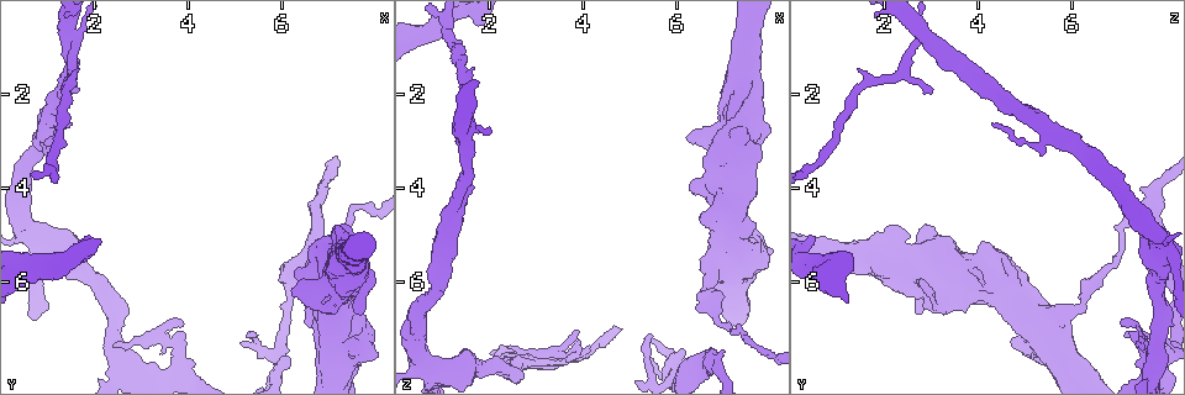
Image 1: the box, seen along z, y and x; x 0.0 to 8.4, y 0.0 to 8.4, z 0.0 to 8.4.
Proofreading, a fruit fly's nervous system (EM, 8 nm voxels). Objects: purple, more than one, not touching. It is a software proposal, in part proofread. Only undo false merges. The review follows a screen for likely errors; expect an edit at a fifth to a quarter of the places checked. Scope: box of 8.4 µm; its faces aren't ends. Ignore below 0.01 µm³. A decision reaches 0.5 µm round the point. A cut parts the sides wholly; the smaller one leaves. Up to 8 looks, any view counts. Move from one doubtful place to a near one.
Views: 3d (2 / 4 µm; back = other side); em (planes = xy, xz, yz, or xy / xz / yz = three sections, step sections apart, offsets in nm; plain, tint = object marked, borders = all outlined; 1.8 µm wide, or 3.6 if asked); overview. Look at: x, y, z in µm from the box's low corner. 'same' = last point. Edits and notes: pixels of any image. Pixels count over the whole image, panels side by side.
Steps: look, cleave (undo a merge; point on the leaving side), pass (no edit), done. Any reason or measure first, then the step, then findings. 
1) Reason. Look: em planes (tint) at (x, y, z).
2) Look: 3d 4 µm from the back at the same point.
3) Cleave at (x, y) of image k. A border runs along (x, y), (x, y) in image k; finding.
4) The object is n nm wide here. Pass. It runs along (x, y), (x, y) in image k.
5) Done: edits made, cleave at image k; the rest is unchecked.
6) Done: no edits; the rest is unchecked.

Abrupt turn. Look: em xy step 8 (tint) at (1.55, 0.80, 2.85).

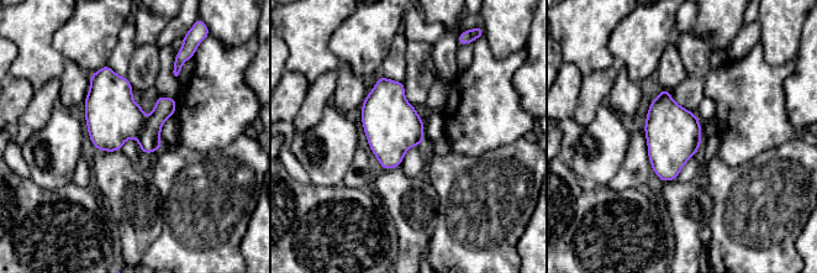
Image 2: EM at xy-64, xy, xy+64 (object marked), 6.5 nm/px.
Cut it another way. Look: em planes (tint) at the same point.

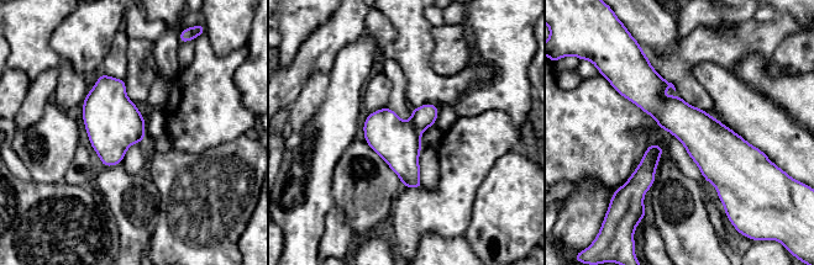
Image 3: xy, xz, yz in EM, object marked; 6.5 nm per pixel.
Cleave at (425, 116) of image 3. A second neuron is stuck on.

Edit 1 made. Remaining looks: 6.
See it whole again. Look: overview.

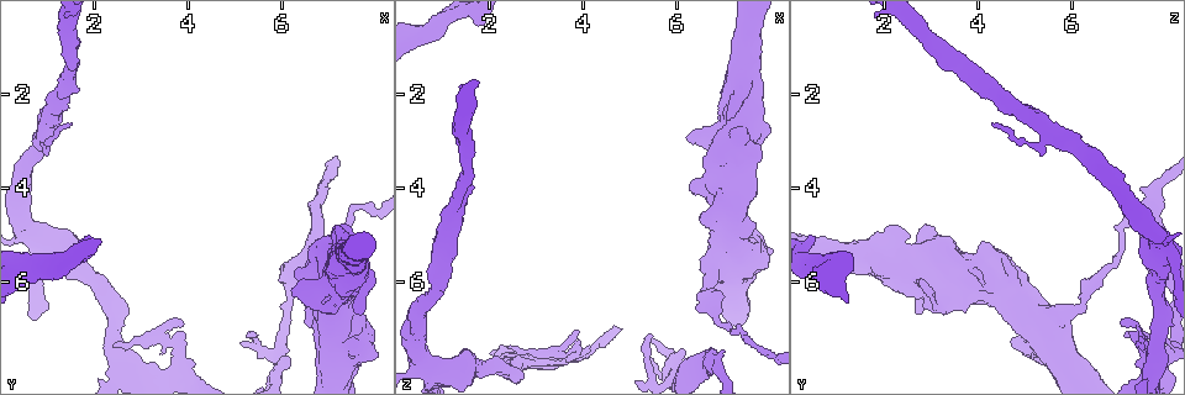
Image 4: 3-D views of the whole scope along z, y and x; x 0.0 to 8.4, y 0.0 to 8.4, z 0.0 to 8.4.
Look: em xy step 4 (tint) at (6.65, 6.40, 6.25).

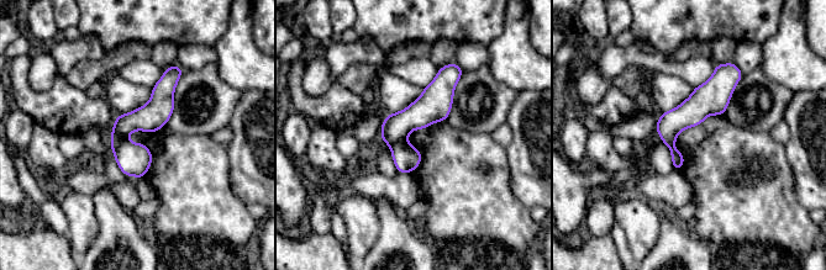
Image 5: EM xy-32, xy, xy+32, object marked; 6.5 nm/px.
Look: em planes (tint) at the same point.

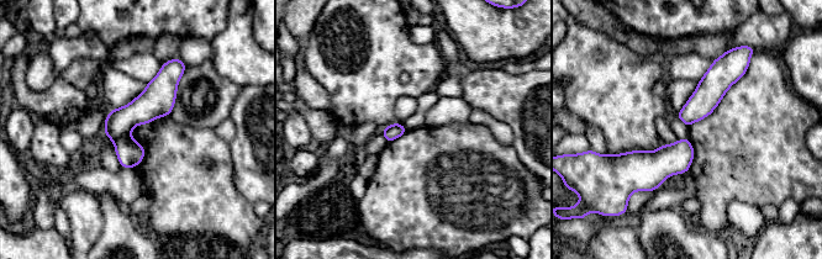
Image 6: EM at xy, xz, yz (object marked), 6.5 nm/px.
The object is 100 nm wide here. Cleave at (143, 109) of image 6. The part that leaves runs along (179, 70), (109, 135) in image 6; two neurons meet here.

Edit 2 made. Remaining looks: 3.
Done: edits made, cleave at image 3, cleave at image 6; the rest is unchecked.

